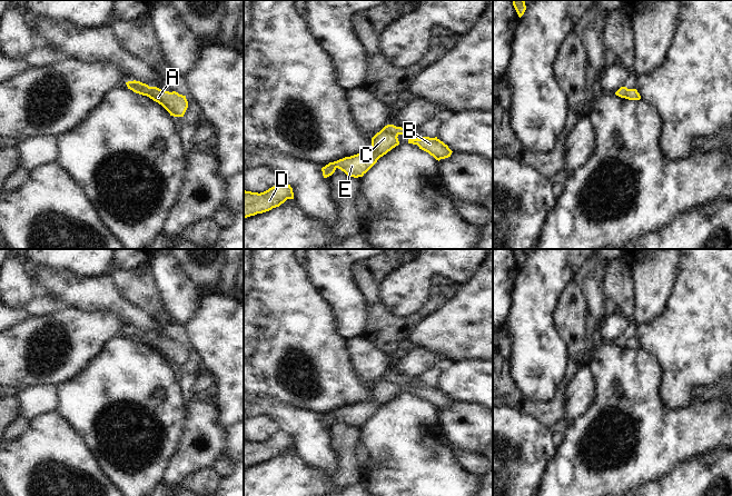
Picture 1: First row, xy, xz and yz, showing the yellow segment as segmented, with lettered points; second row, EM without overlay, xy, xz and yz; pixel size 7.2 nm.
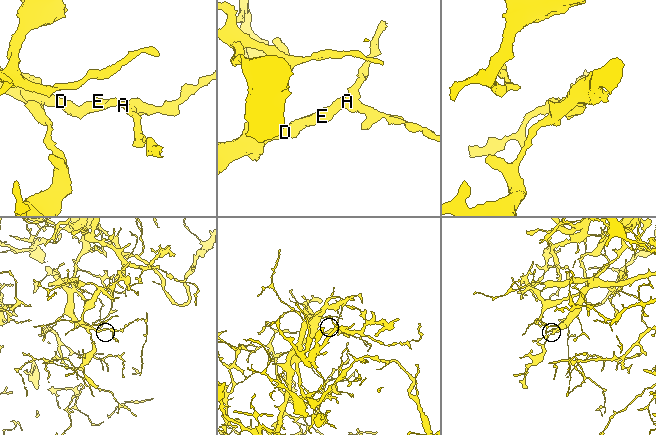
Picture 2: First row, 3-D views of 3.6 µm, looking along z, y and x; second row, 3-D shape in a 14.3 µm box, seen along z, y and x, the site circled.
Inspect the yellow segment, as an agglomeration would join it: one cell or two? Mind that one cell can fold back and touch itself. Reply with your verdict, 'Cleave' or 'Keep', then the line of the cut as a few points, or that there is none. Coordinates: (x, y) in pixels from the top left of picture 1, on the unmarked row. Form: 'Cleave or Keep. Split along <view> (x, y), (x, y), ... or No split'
Keep. No split

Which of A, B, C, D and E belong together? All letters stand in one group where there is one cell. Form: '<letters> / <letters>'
A B C D E

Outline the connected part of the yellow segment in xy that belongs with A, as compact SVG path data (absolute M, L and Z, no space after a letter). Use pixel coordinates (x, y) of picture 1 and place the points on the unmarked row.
M136 329L128 330L126 334L128 338L133 341L147 345L161 354L170 363L170 365L184 366L188 357L186 345L179 344L176 340L169 341L157 336L149 336L148 334Z

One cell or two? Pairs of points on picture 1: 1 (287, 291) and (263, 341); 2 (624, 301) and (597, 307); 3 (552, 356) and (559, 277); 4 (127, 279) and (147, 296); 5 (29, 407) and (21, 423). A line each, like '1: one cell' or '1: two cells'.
1: one cell
2: two cells
3: one cell
4: one cell
5: two cells

